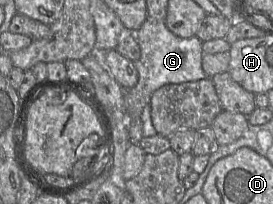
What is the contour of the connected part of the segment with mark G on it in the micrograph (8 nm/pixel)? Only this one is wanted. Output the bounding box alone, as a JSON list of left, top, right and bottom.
[124,18,210,144]

